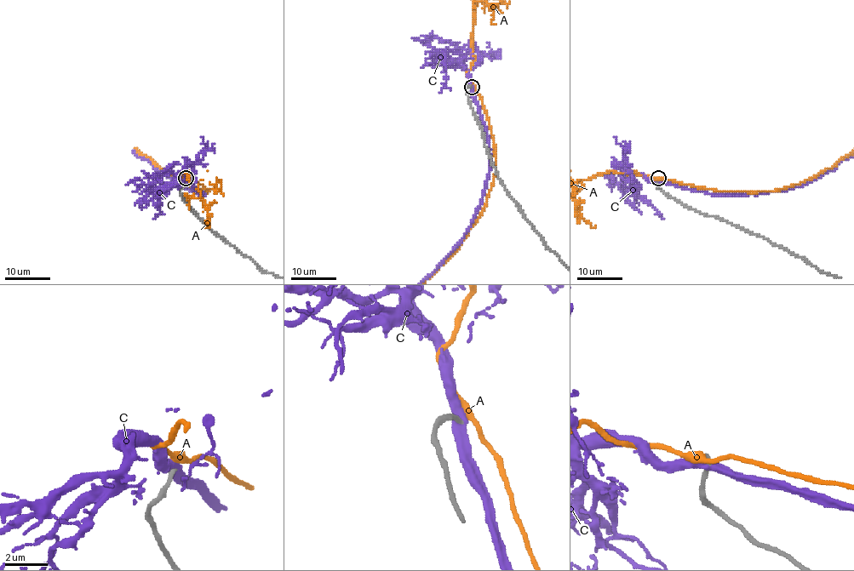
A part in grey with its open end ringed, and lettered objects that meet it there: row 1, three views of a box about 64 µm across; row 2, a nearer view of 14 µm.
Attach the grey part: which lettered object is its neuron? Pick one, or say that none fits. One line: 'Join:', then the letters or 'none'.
Join: none

